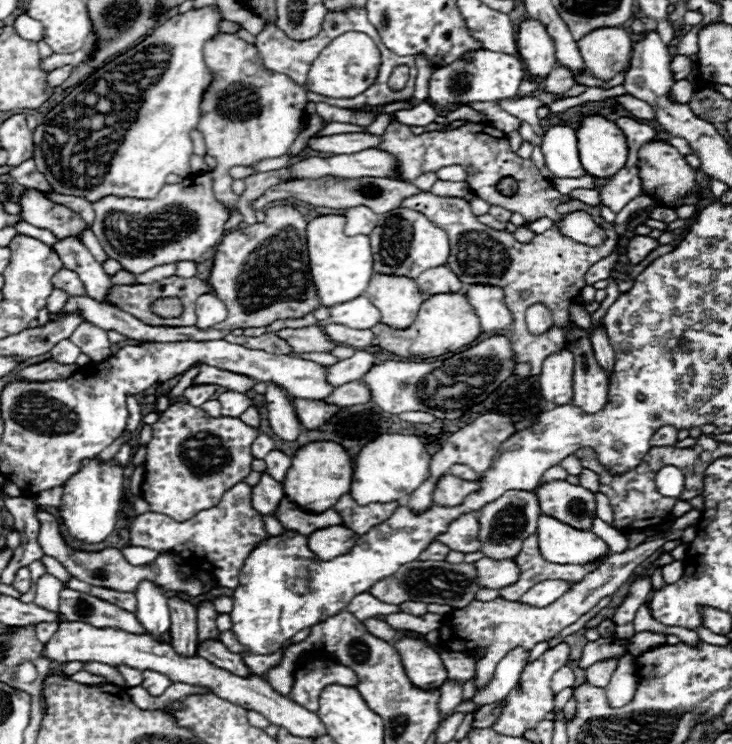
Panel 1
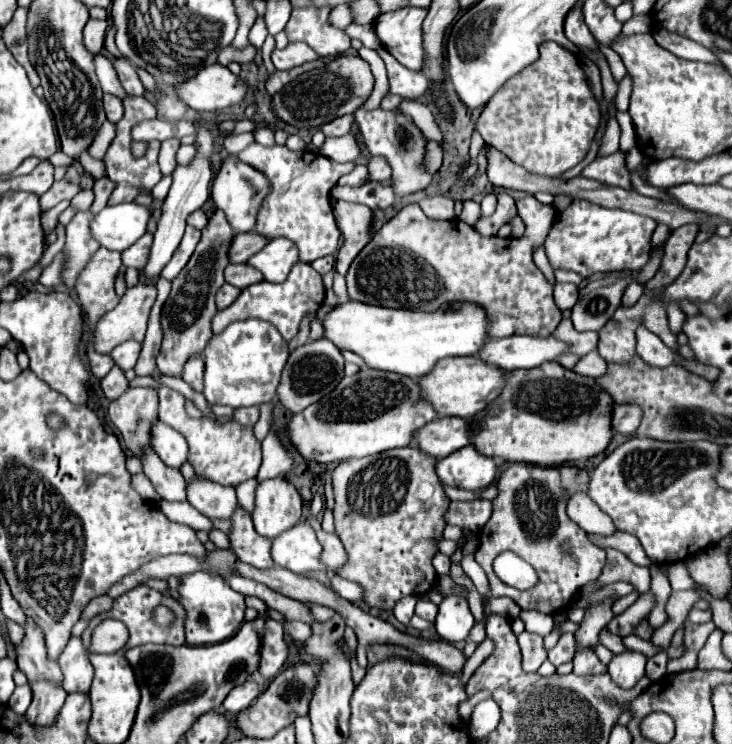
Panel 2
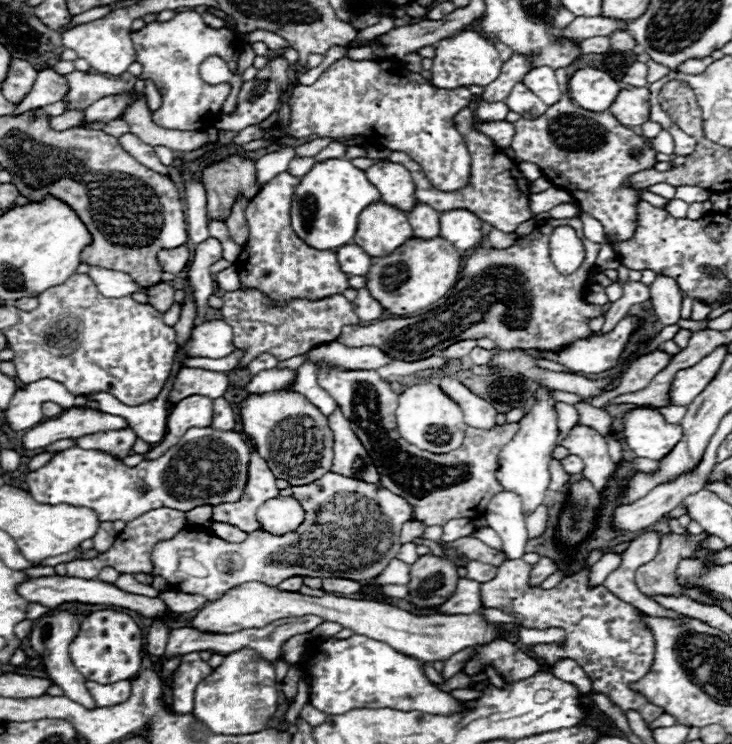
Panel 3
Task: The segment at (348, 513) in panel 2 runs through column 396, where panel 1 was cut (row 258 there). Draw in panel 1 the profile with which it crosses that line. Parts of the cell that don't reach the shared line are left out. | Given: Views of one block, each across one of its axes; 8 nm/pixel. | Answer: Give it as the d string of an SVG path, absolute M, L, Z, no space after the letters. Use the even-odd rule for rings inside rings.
M420 192L416 196L410 196L402 204L404 208L412 208L416 212L422 212L448 234L450 240L450 260L448 268L456 272L456 276L464 284L492 284L500 286L504 290L504 300L508 310L512 312L512 324L510 324L510 340L512 350L516 352L518 362L528 362L532 366L532 374L538 376L542 362L562 350L566 340L566 326L570 324L570 304L574 304L580 298L582 288L586 286L586 272L596 260L608 256L612 248L618 242L618 232L612 224L598 220L598 224L606 232L606 240L600 246L586 246L578 244L572 238L564 236L558 226L552 226L548 232L534 236L530 244L516 242L512 234L498 232L494 228L488 228L478 222L478 218L472 214L470 204L462 198L440 198L432 192ZM532 304L544 304L552 312L554 326L544 334L530 334L526 328L526 310Z

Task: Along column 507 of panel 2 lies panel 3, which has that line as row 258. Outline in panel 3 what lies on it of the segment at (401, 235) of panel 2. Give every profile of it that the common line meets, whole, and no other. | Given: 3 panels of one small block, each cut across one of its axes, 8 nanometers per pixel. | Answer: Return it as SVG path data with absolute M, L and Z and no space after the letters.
M282 172L264 184L250 200L246 208L250 236L236 262L242 290L260 290L280 306L294 298L312 300L312 294L342 294L348 288L348 276L340 270L336 252L306 248L290 226L290 204L298 184L300 178Z

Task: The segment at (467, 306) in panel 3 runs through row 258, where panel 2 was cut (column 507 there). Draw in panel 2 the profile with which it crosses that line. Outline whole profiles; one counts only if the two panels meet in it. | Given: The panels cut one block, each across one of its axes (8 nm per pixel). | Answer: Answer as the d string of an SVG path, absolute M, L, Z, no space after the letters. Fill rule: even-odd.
M510 464L506 470L500 472L496 480L498 496L492 500L492 516L488 520L488 526L480 530L480 546L476 550L476 562L486 570L490 580L490 594L492 596L510 596L522 610L538 610L544 614L558 614L560 610L566 610L574 598L574 594L588 582L596 580L606 564L604 550L592 546L586 538L586 532L572 522L566 516L566 502L574 492L586 492L590 474L584 468L578 466L532 466L532 464ZM500 552L516 552L520 558L524 558L528 564L532 564L538 572L538 586L534 590L516 590L506 586L492 570L492 562Z

